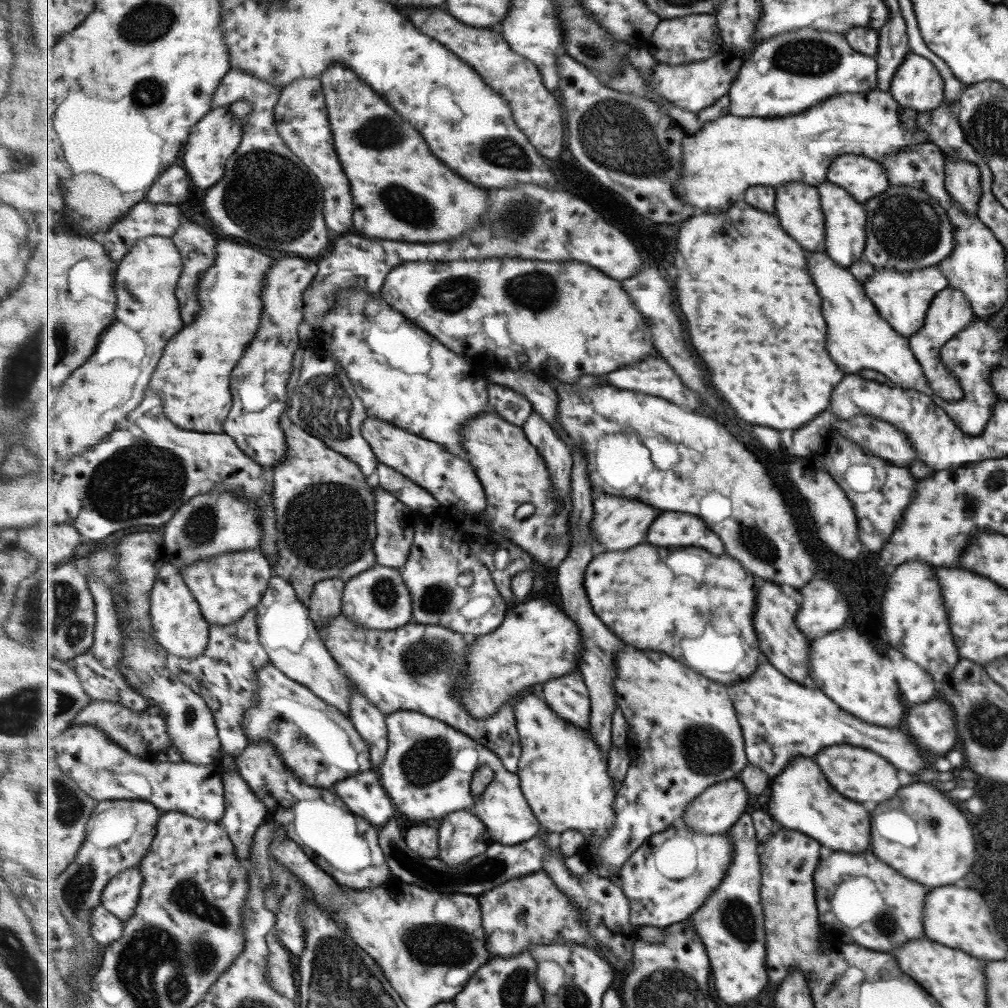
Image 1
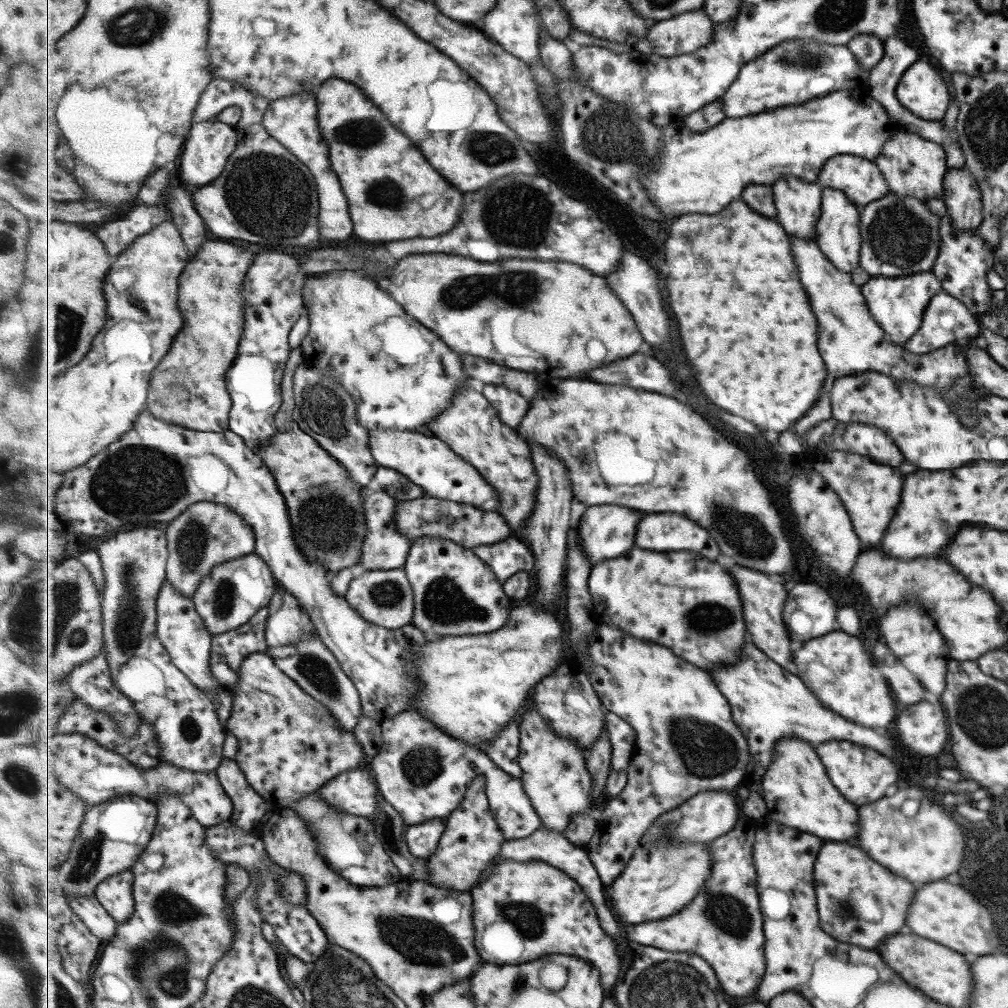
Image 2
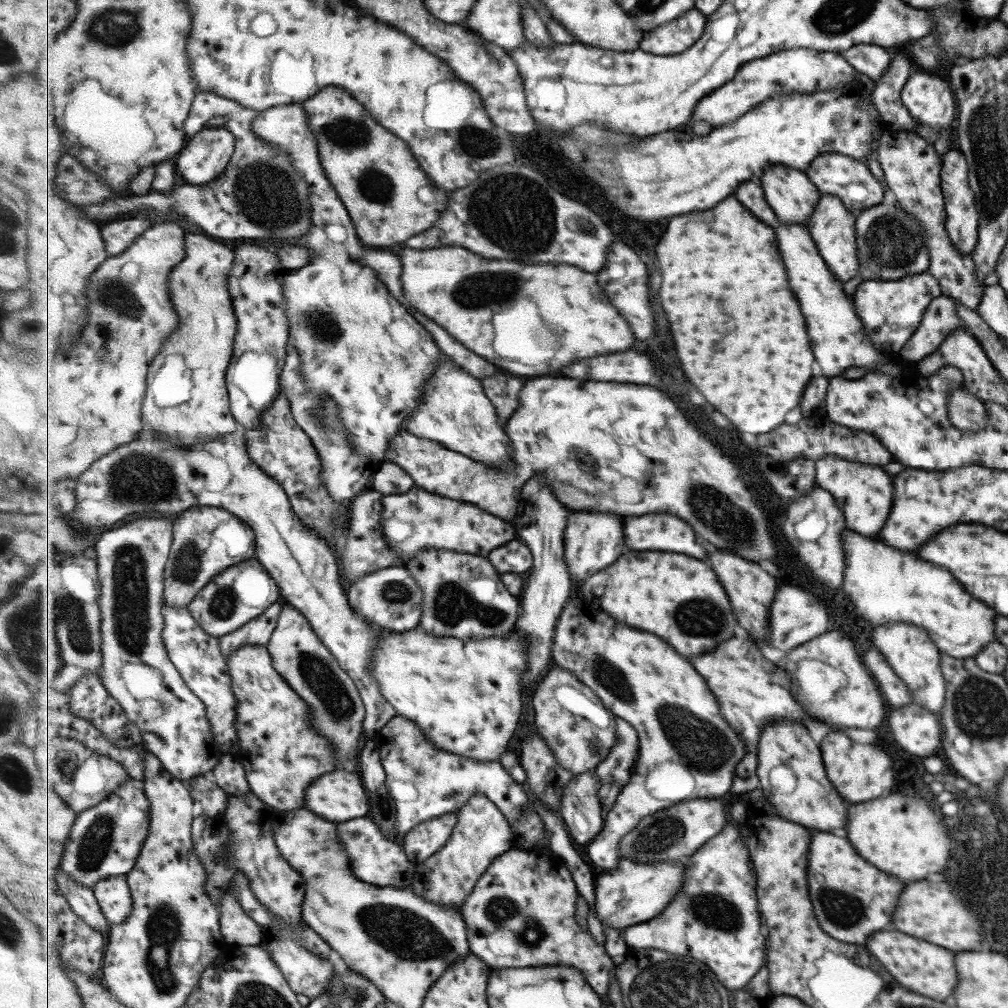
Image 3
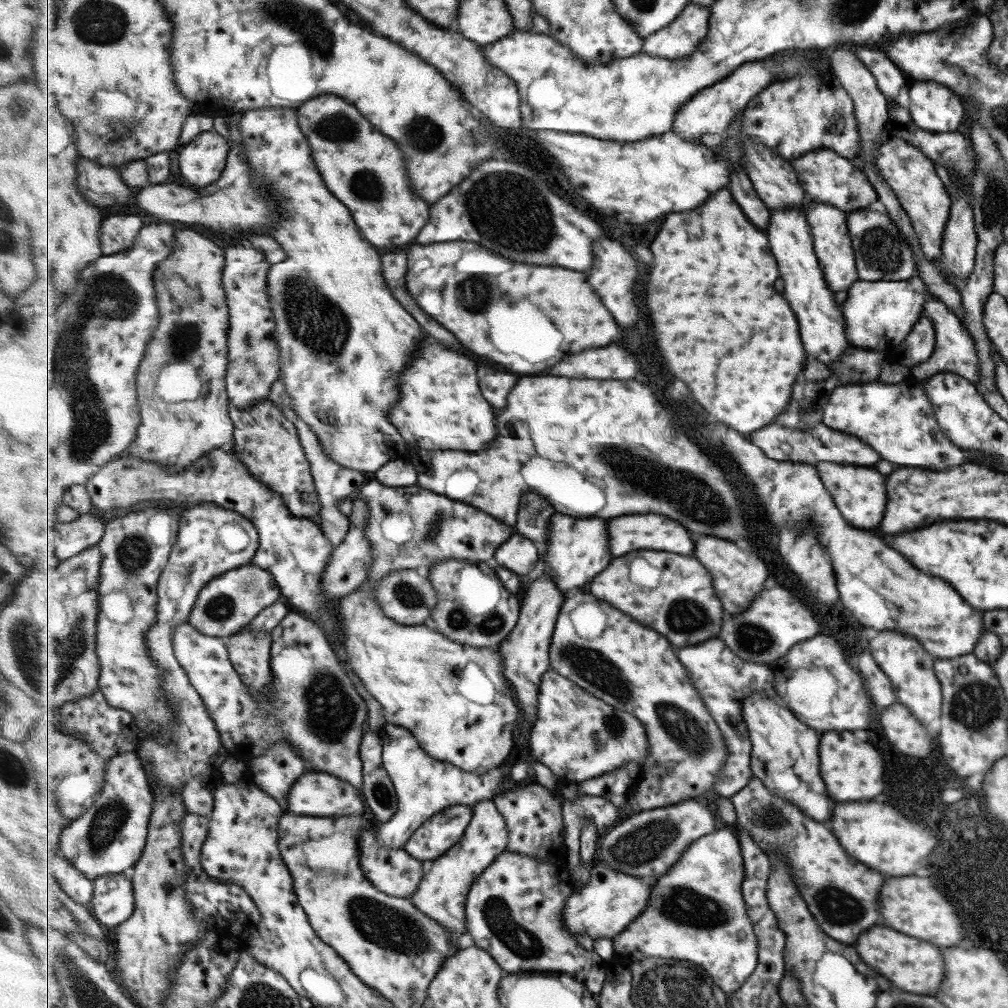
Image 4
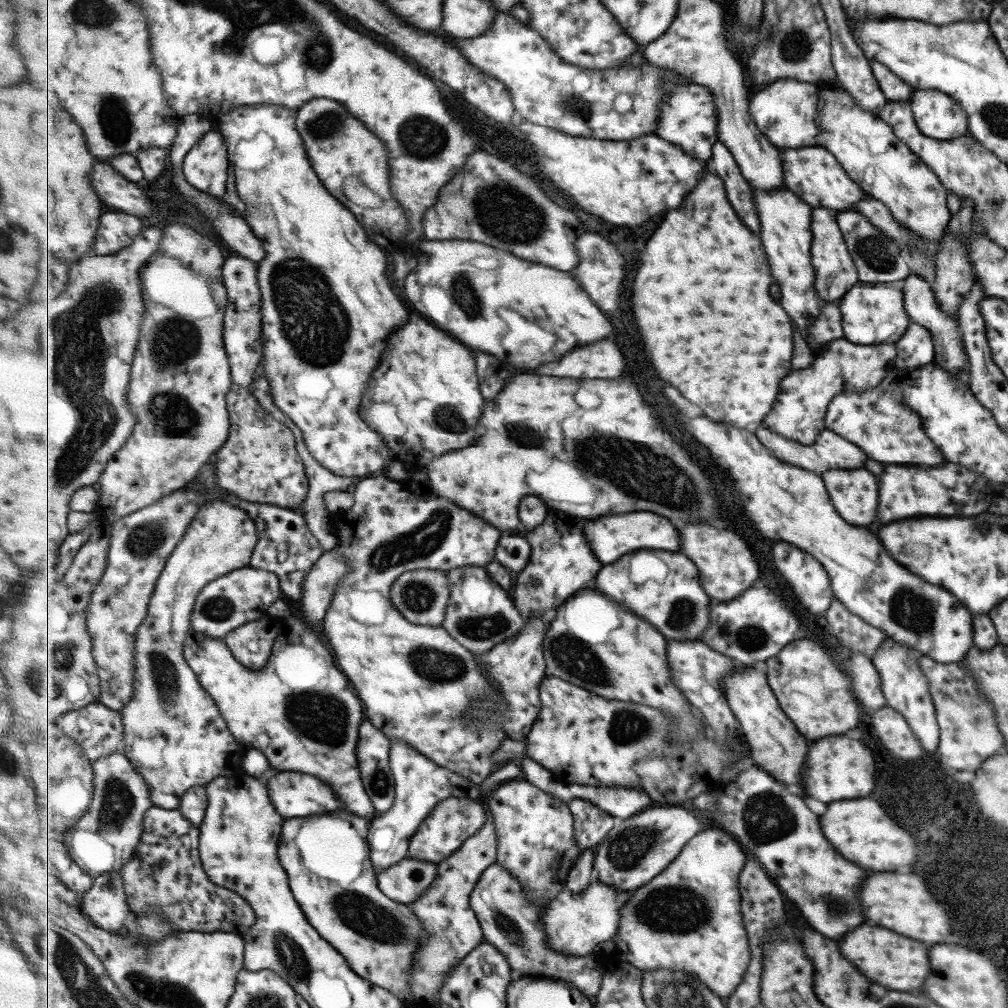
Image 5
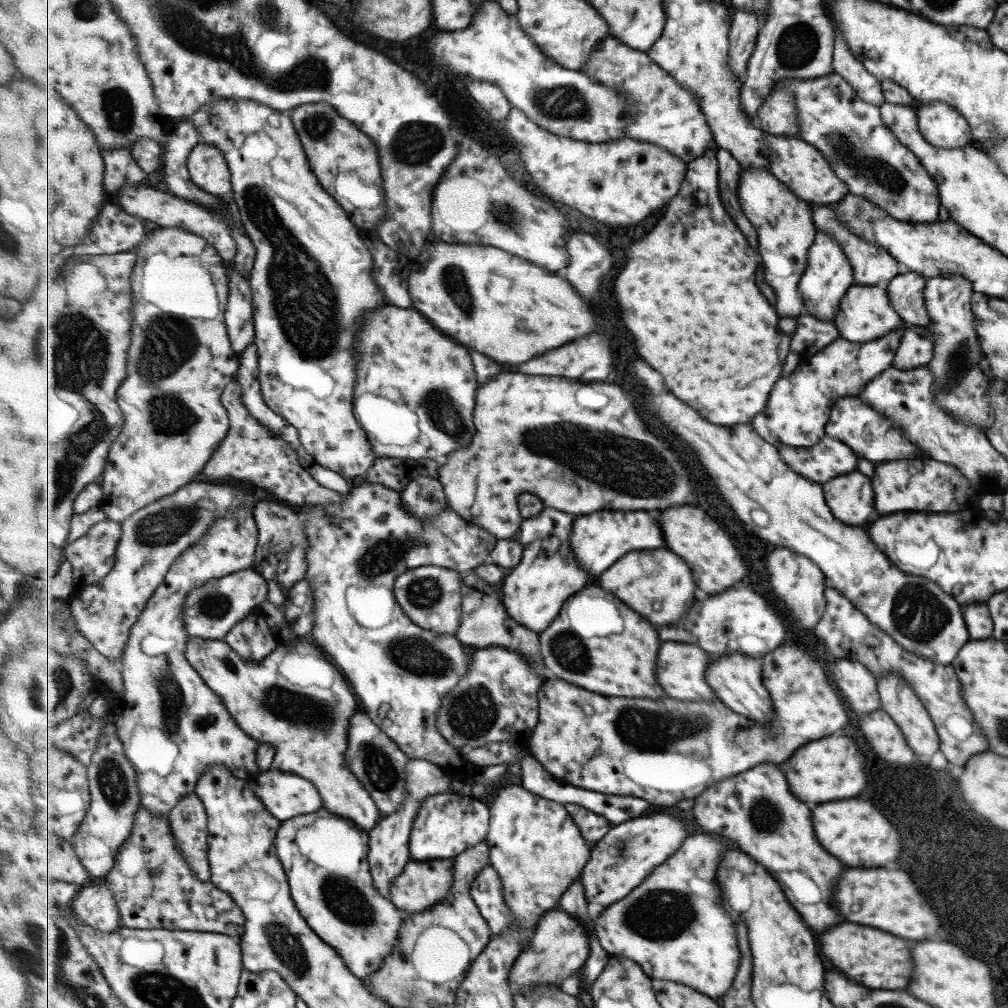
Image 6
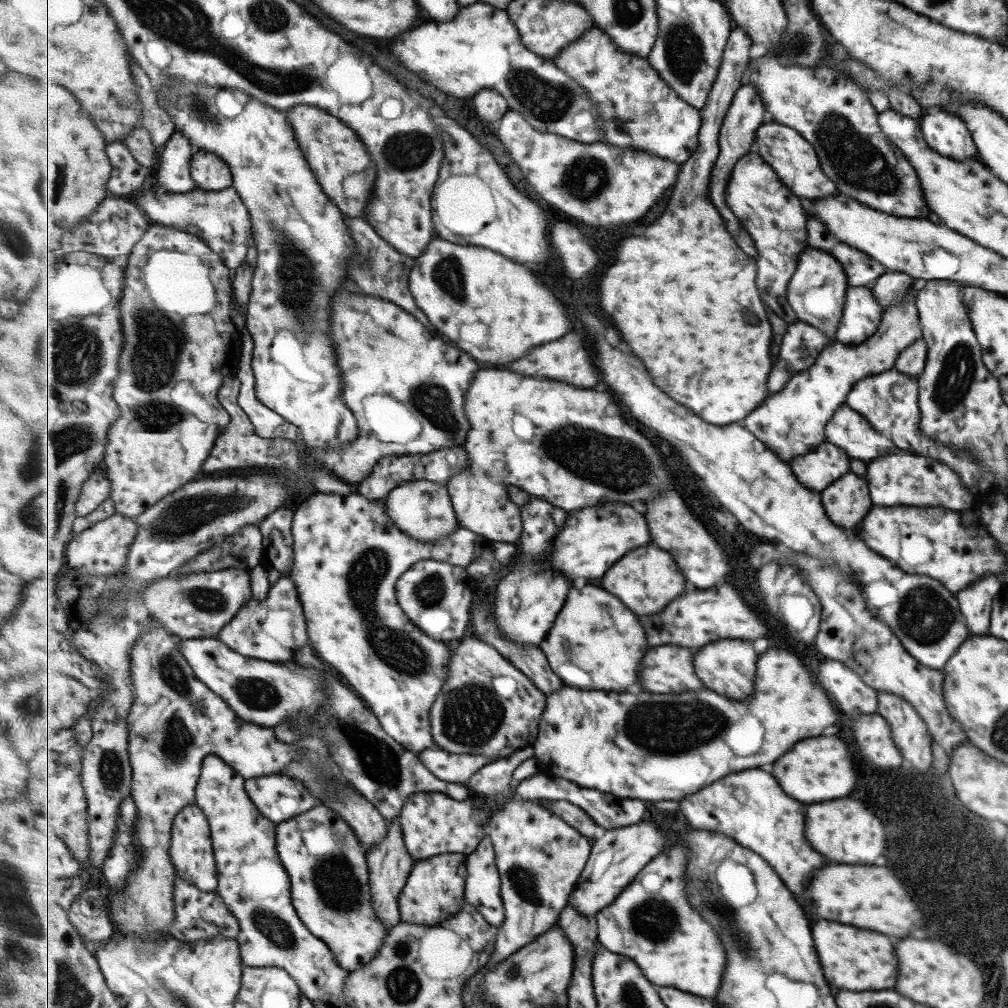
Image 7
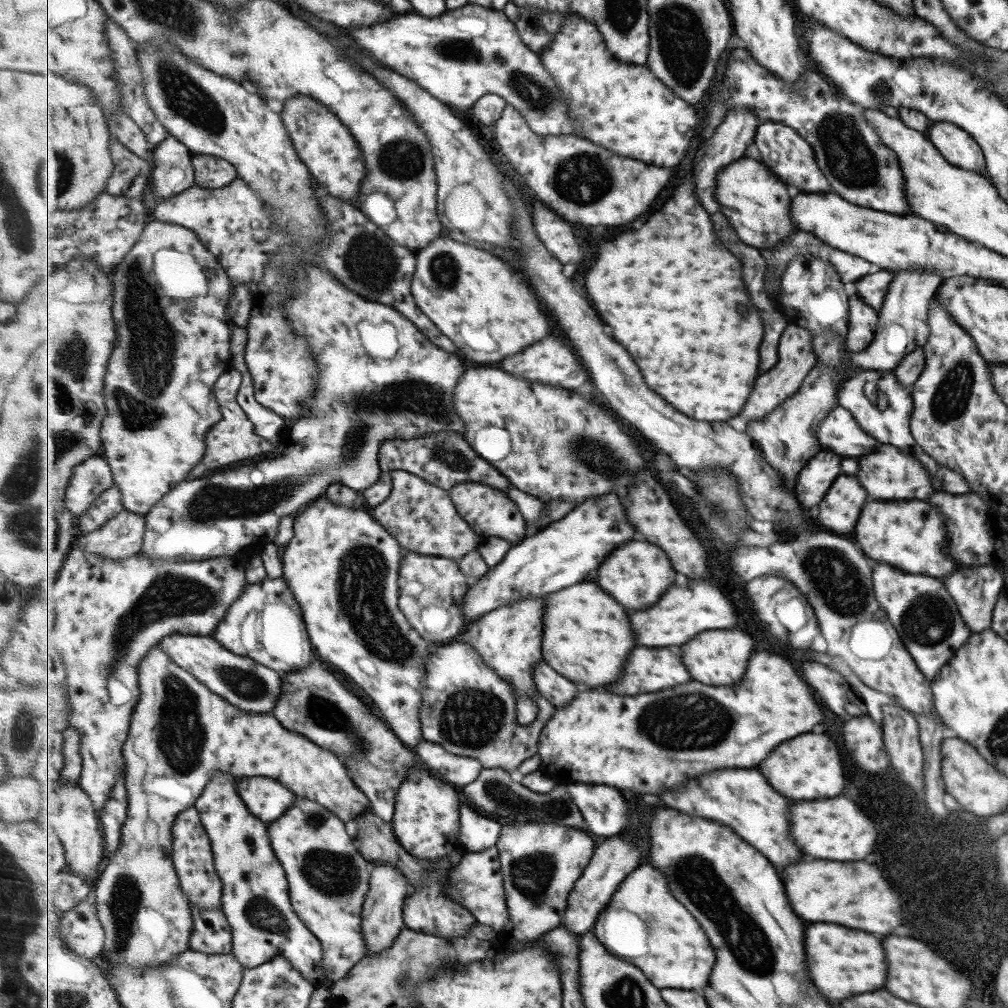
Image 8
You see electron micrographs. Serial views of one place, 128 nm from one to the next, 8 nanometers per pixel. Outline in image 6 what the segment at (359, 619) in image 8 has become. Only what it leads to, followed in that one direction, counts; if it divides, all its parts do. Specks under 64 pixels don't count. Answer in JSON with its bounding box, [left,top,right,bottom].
[300,482,498,780]

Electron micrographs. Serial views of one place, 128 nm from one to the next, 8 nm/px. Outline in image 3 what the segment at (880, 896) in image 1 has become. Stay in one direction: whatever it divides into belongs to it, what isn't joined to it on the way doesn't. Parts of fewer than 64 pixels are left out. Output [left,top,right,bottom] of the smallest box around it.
[807,832,903,945]

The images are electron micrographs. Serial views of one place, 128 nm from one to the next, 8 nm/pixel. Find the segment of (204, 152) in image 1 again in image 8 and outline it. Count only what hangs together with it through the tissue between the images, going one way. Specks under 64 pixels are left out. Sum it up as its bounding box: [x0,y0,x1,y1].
[193,154,239,189]

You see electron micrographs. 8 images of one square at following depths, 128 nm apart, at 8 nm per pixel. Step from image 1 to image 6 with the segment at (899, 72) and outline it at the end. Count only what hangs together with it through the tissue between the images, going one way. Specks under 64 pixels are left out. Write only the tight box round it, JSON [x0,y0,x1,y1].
[915,101,973,149]

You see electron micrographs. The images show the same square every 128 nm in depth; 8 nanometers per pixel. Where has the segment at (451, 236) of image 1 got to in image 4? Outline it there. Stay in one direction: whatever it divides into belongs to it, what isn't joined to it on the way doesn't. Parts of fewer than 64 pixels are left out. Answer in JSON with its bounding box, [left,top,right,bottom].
[297,94,431,246]

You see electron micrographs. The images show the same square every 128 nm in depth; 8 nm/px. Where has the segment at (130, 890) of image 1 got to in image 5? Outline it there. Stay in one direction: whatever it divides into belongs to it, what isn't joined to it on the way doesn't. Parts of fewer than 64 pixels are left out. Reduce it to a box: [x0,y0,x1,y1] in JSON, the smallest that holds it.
[81,871,132,930]

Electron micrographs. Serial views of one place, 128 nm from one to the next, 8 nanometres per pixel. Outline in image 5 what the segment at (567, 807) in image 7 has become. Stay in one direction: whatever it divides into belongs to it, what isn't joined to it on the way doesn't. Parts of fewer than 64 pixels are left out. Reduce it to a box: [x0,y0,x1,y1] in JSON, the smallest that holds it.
[569,799,619,849]

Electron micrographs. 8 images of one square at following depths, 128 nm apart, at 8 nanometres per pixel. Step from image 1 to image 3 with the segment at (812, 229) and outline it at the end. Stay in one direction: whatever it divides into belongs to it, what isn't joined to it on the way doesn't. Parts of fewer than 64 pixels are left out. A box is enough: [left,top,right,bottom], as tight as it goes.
[759,166,821,224]

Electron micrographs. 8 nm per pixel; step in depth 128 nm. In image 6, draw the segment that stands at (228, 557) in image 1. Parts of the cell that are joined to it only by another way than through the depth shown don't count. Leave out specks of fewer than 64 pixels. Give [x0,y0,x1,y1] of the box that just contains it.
[183,568,269,641]

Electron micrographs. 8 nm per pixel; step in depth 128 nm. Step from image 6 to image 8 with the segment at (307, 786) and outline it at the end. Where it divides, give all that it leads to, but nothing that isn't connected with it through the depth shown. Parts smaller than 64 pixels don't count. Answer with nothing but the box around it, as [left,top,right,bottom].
[237,777,299,824]

